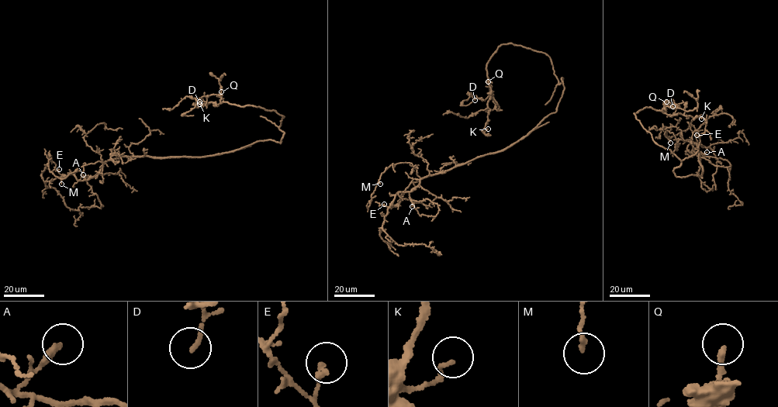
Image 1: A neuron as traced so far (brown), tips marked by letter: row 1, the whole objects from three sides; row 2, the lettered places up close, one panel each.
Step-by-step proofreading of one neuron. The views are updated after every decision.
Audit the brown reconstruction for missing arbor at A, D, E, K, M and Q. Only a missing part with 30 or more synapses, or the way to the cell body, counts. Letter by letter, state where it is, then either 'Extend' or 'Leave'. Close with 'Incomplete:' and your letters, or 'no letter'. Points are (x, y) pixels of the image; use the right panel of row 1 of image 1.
A: Place: (707, 152). Leave
D: Place: (672, 106). Leave
E: Place: (696, 135). Leave
K: Place: (701, 118). Leave
M: Place: (670, 143). Leave
Q: Place: (666, 101). Leave
Incomplete: no letter

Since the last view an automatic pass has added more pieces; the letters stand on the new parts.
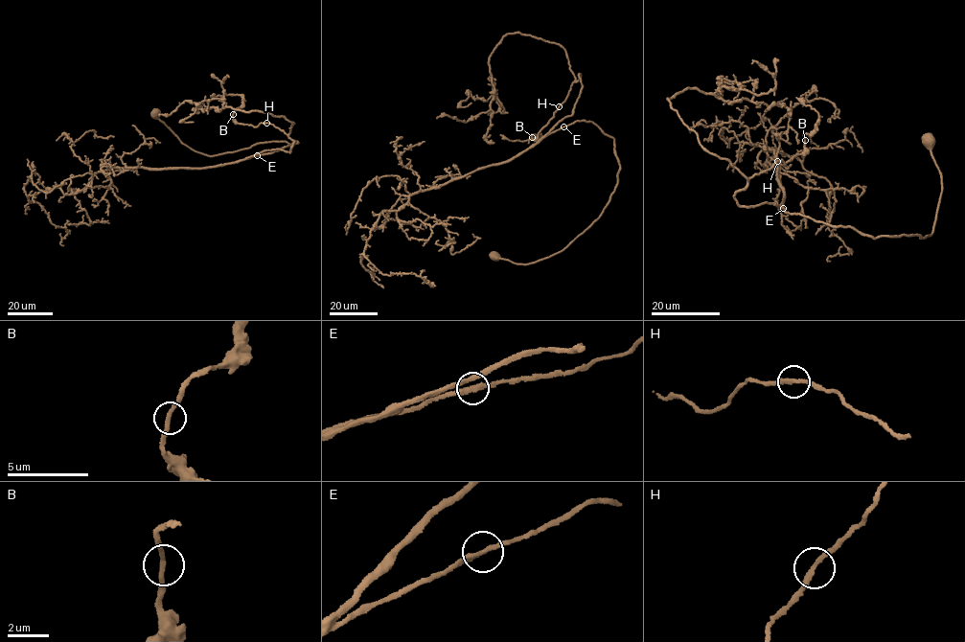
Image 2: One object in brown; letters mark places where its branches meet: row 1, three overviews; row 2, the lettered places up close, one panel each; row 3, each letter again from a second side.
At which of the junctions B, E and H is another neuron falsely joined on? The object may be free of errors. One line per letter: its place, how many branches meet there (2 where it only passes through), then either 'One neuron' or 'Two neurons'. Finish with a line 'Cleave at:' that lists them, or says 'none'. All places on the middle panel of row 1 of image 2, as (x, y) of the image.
B: Place: (532, 137). Branches: 2. One neuron
E: Place: (563, 126). Branches: 2. One neuron
H: Place: (559, 106). Branches: 2. One neuron
Cleave at: none

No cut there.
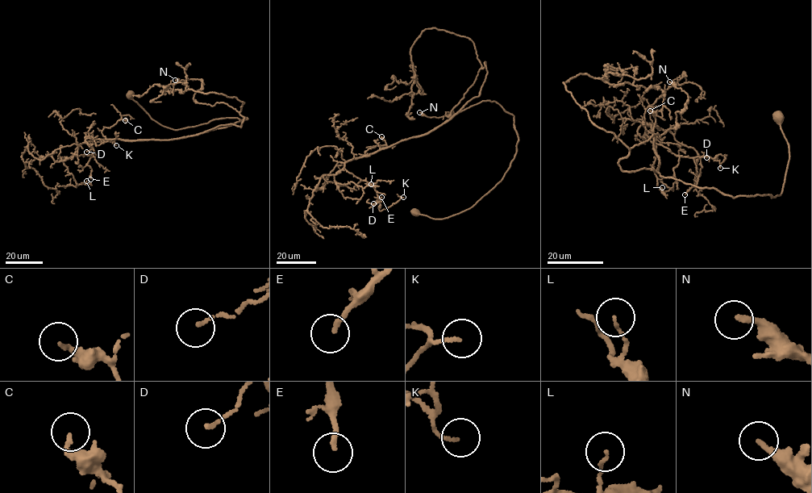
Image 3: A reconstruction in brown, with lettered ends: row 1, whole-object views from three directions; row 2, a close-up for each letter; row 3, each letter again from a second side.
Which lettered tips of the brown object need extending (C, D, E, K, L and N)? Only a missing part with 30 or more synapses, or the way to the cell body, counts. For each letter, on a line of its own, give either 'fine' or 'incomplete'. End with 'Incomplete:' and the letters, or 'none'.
C: fine
D: fine
E: fine
K: fine
L: fine
N: fine
Incomplete: none

